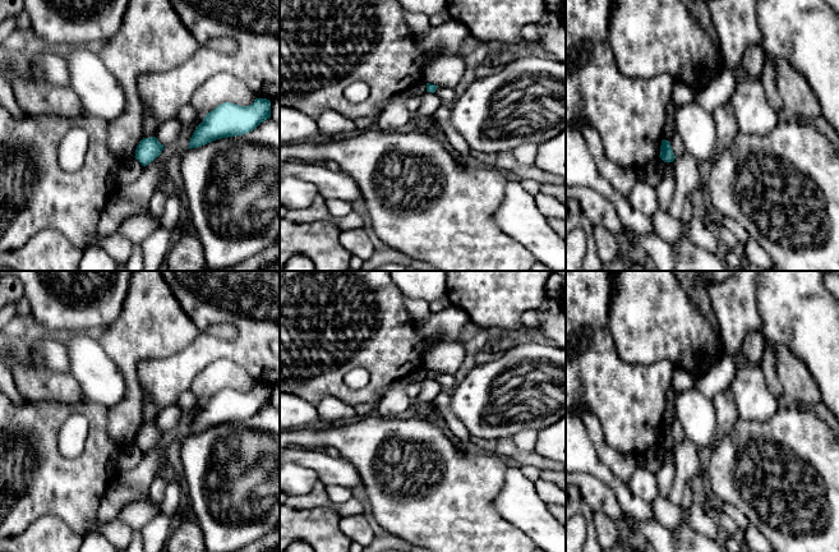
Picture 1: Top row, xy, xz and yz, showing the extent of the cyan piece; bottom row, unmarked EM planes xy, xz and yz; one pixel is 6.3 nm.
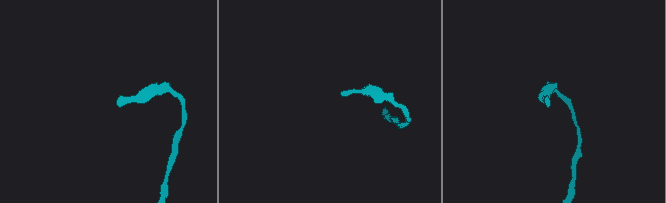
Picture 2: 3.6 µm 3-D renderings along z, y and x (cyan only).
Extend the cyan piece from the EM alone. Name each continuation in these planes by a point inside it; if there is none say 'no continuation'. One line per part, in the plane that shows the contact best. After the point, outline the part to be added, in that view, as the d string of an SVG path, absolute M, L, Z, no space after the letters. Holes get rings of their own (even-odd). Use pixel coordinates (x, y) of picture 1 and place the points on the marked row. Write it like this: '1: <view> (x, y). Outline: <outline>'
no continuation

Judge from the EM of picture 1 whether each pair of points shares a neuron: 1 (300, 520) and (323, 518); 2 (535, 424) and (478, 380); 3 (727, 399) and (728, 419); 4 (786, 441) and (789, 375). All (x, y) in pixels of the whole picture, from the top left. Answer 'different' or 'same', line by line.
1: same
2: same
3: same
4: different

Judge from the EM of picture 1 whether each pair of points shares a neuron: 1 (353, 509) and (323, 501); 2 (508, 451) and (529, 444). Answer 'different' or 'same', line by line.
1: same
2: different

